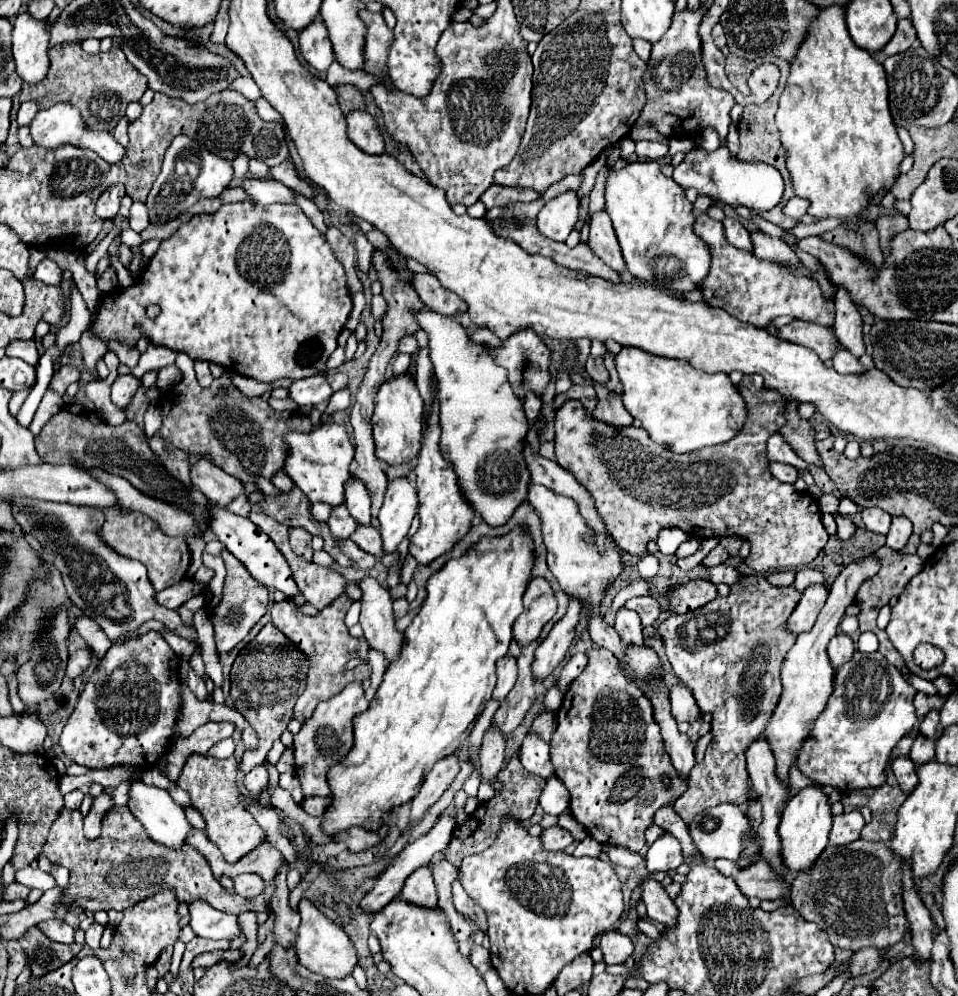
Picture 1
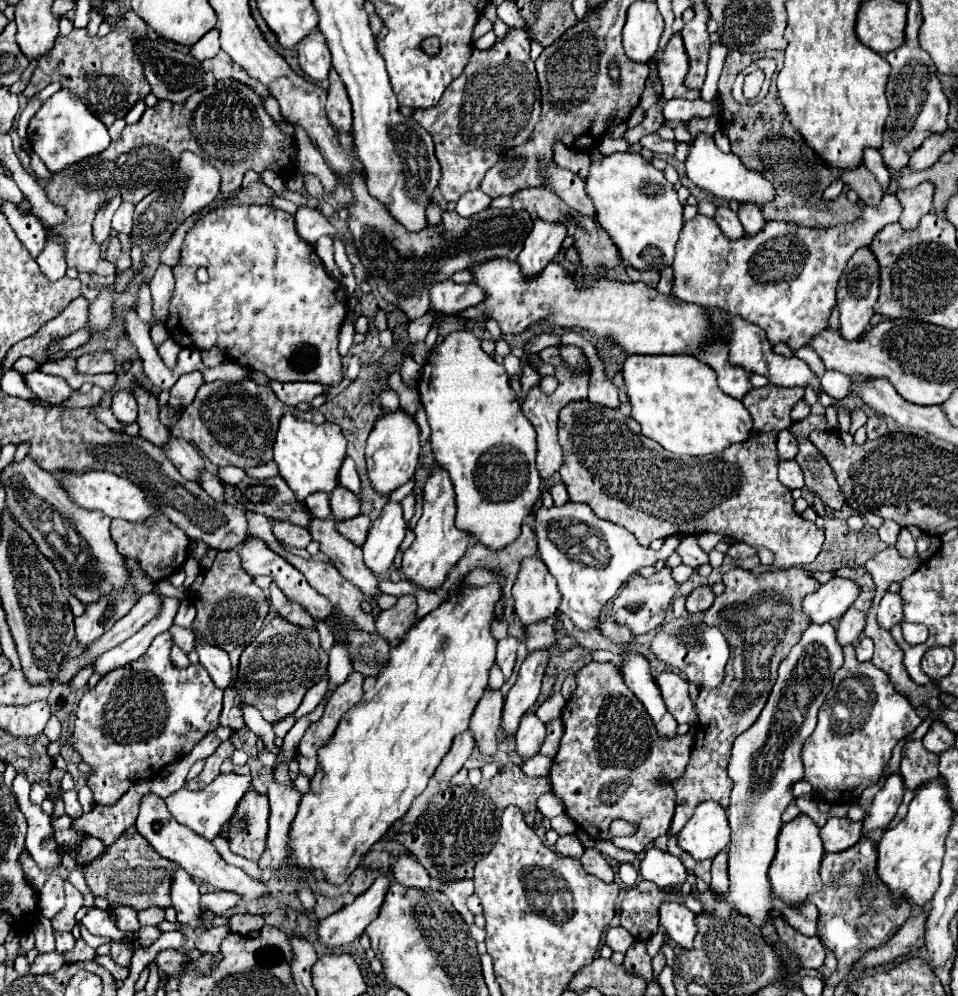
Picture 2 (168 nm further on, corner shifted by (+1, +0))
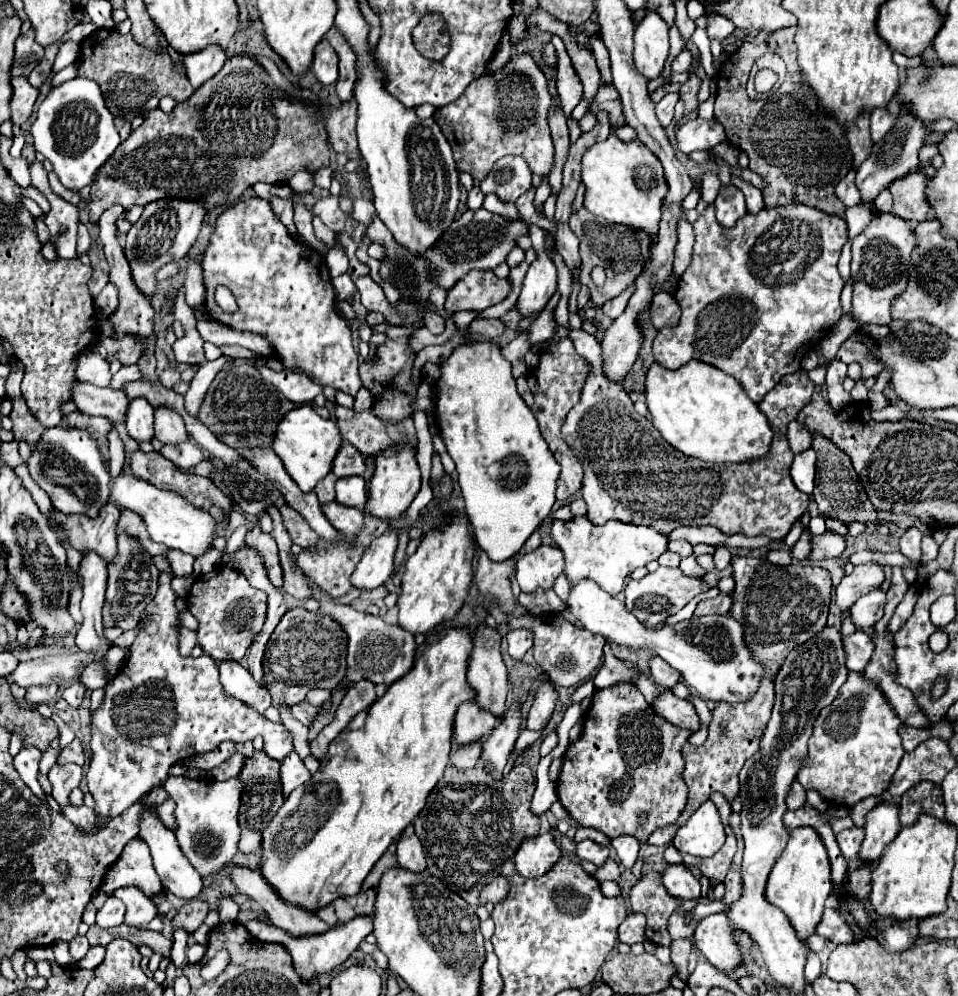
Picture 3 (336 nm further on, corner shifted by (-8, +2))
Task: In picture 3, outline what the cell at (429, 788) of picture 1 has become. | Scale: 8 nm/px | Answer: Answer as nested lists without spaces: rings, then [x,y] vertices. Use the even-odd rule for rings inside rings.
[[[465,701],[457,709],[455,715],[455,735],[457,745],[467,745],[477,739],[483,739],[483,735],[489,735],[495,727],[497,719],[491,715],[491,711],[485,711],[477,707],[477,701]]]

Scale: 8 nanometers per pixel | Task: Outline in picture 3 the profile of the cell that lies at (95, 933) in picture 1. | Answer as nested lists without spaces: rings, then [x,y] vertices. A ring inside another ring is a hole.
[[[107,897],[105,905],[97,911],[97,925],[101,927],[117,927],[123,923],[125,905],[117,897]]]

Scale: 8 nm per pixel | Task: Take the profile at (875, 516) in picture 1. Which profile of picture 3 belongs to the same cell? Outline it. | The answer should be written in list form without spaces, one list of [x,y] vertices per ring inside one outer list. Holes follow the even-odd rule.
[[[915,527],[907,529],[905,535],[899,539],[899,545],[901,545],[901,553],[913,561],[913,563],[921,563],[921,537],[923,533]]]

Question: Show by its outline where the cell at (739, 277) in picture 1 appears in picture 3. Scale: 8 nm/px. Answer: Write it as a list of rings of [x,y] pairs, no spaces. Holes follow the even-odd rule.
[[[709,205],[693,229],[697,237],[693,261],[683,273],[675,293],[681,319],[677,327],[657,331],[653,341],[655,361],[665,369],[677,369],[693,359],[709,363],[733,375],[747,395],[755,403],[761,403],[783,375],[801,367],[801,359],[825,339],[841,317],[839,295],[843,279],[837,271],[837,261],[849,239],[847,223],[837,215],[809,205],[785,205],[775,209],[763,207],[757,215],[747,213],[737,221],[737,227],[725,229],[717,223],[713,207]]]

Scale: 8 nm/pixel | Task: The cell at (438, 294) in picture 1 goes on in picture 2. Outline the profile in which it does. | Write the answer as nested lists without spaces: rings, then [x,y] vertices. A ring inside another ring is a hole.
[[[442,281],[432,285],[430,303],[438,313],[456,315],[472,305],[478,305],[484,299],[484,291],[478,285],[458,285],[454,281]]]

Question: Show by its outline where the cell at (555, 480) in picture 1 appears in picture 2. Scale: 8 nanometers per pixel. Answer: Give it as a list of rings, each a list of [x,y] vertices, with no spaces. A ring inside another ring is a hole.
[[[562,481],[558,483],[552,483],[550,487],[550,493],[552,493],[552,499],[554,499],[554,505],[564,505],[568,501],[568,493],[566,493],[566,487]]]

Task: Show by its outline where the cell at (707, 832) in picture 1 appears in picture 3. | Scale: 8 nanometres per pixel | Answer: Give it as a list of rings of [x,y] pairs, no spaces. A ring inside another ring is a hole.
[[[705,801],[673,837],[673,847],[679,853],[689,853],[695,857],[711,857],[721,849],[723,843],[723,823],[717,807],[711,801]]]

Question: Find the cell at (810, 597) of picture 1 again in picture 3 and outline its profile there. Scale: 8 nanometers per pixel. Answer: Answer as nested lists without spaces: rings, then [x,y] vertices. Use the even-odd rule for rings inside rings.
[[[863,563],[853,569],[853,573],[845,575],[835,589],[835,603],[841,611],[851,609],[851,605],[867,595],[873,589],[879,589],[885,581],[885,571],[881,563]]]

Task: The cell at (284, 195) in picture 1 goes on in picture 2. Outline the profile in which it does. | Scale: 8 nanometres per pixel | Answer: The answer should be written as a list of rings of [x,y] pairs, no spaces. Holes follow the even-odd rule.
[[[300,205],[296,211],[296,229],[300,237],[304,237],[304,241],[308,243],[318,241],[322,235],[338,235],[342,239],[342,235],[330,225],[330,221],[320,211],[310,209],[306,205]]]

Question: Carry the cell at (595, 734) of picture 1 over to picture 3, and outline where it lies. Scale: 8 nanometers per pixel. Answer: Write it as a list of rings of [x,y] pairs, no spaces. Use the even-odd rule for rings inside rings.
[[[615,683],[607,689],[597,689],[595,695],[593,695],[593,703],[591,707],[587,709],[585,717],[583,717],[583,735],[579,741],[571,743],[569,749],[565,751],[565,757],[563,757],[563,767],[561,767],[561,775],[557,779],[557,795],[559,795],[559,801],[561,805],[569,811],[569,815],[581,825],[581,827],[593,827],[593,829],[599,829],[603,831],[609,839],[615,839],[619,835],[635,835],[639,839],[639,843],[647,843],[649,835],[659,829],[659,827],[667,827],[671,823],[675,823],[685,807],[685,801],[687,801],[687,787],[685,787],[685,781],[681,777],[683,773],[683,755],[681,755],[681,747],[689,741],[689,731],[687,729],[681,729],[681,727],[675,727],[673,723],[667,723],[663,717],[659,717],[645,701],[643,693],[635,687],[635,685],[629,685],[629,683]],[[639,813],[645,813],[647,819],[645,821],[639,821]]]

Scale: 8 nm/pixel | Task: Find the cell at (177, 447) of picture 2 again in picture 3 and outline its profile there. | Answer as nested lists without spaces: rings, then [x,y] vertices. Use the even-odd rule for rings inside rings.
[[[167,407],[155,409],[155,437],[161,443],[183,443],[187,441],[187,429],[183,423],[183,417]]]

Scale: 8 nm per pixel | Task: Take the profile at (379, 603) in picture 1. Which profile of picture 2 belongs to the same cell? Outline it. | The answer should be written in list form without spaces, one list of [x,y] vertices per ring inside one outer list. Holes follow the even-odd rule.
[[[312,517],[308,531],[312,533],[314,541],[320,541],[320,551],[332,559],[332,563],[336,565],[336,569],[342,573],[344,579],[348,579],[366,597],[370,597],[374,601],[382,595],[378,589],[380,581],[362,561],[362,549],[356,547],[354,543],[350,543],[346,537],[342,537],[336,531],[332,517],[328,517],[324,521]]]

